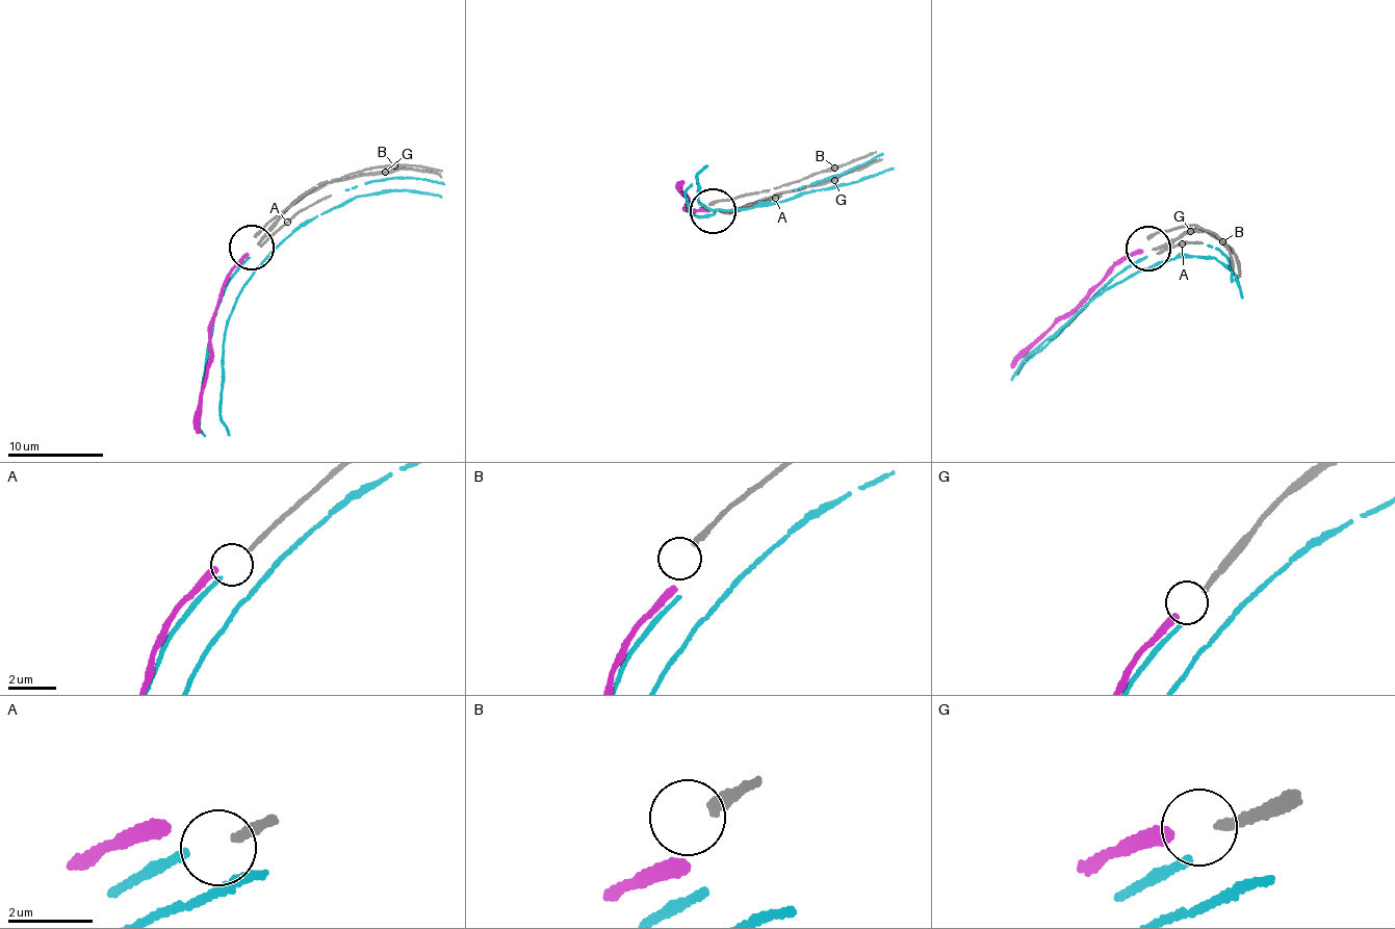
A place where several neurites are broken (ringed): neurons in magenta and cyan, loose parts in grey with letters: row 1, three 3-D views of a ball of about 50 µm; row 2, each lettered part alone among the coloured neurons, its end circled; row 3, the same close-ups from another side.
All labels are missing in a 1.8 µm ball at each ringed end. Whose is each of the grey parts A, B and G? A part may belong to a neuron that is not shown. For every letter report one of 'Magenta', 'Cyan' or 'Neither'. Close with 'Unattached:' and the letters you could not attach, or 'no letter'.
A: Cyan
B: Neither
G: Magenta
Unattached: B

